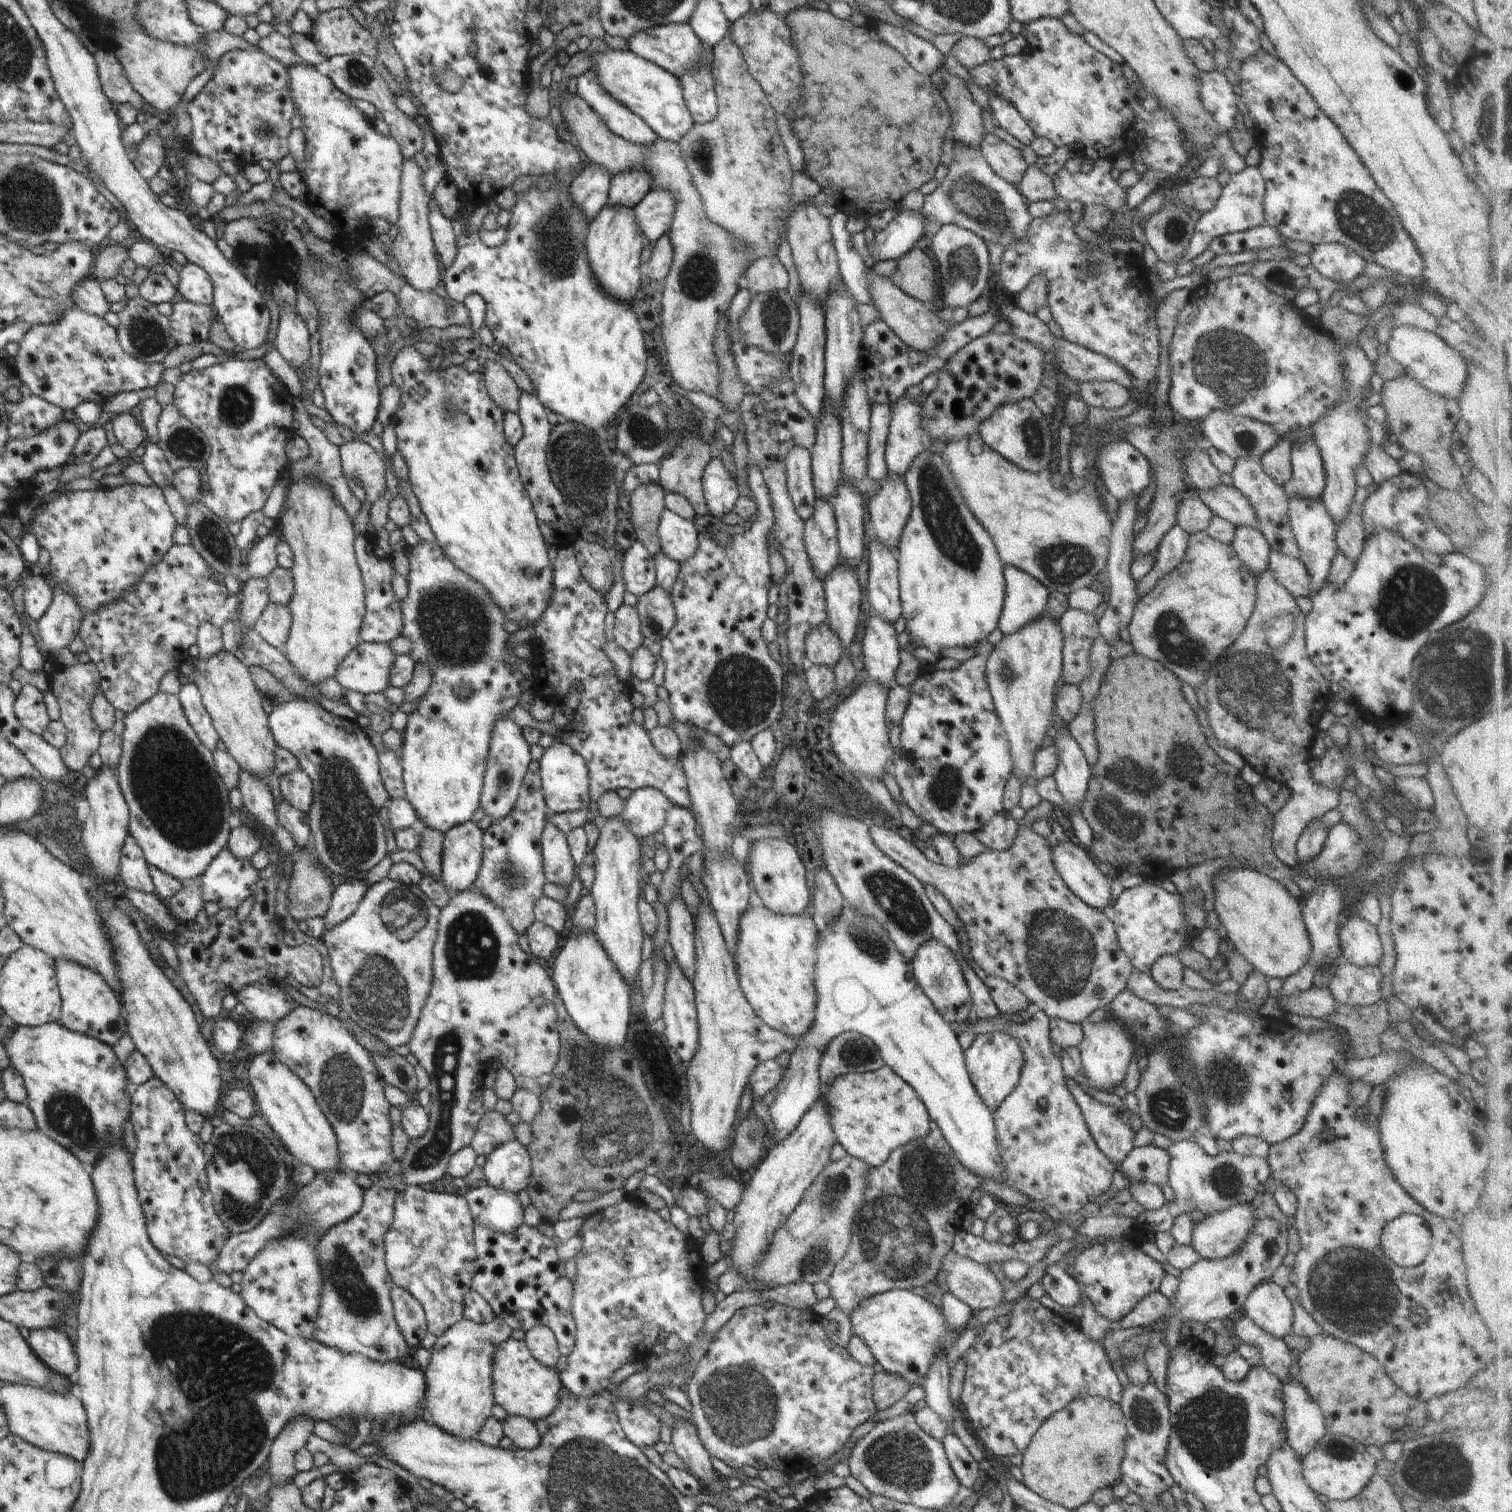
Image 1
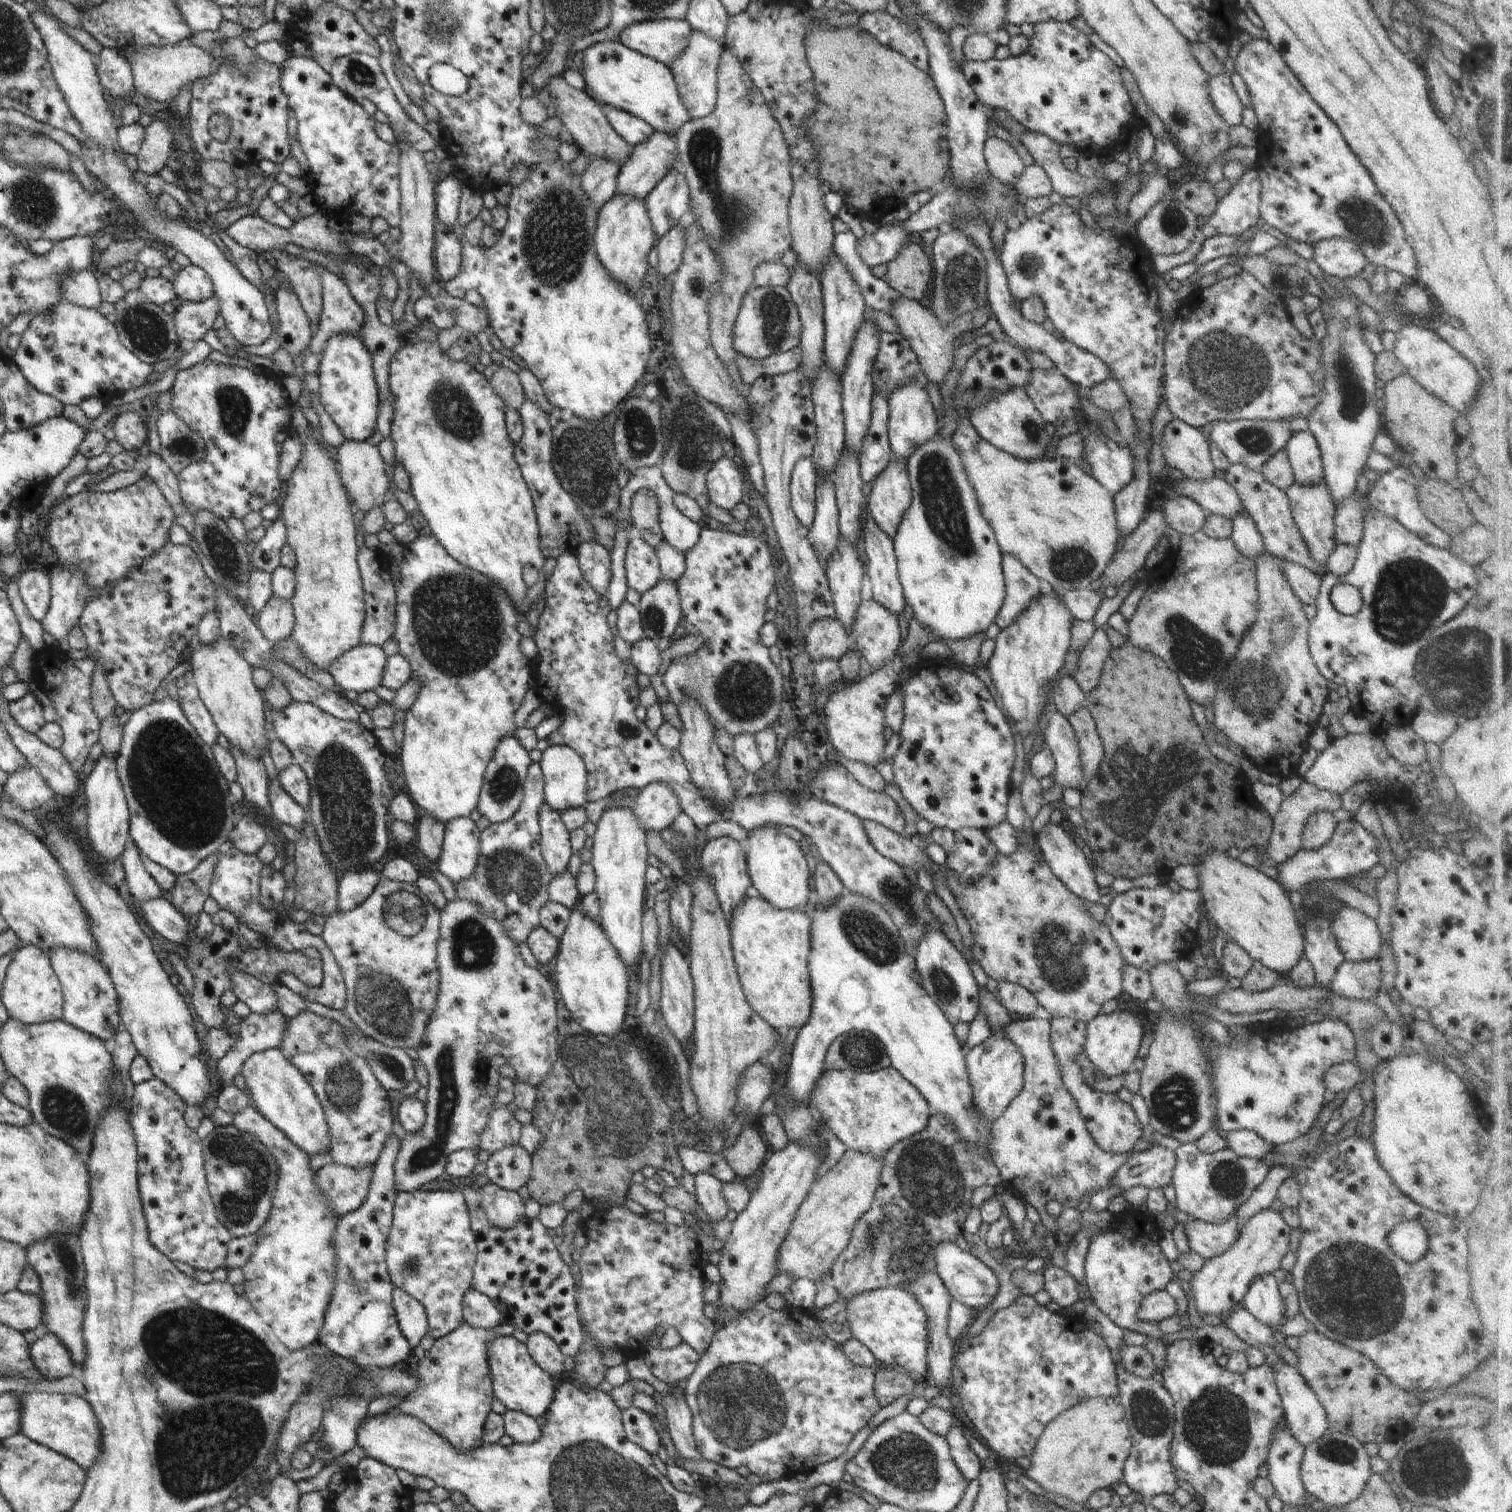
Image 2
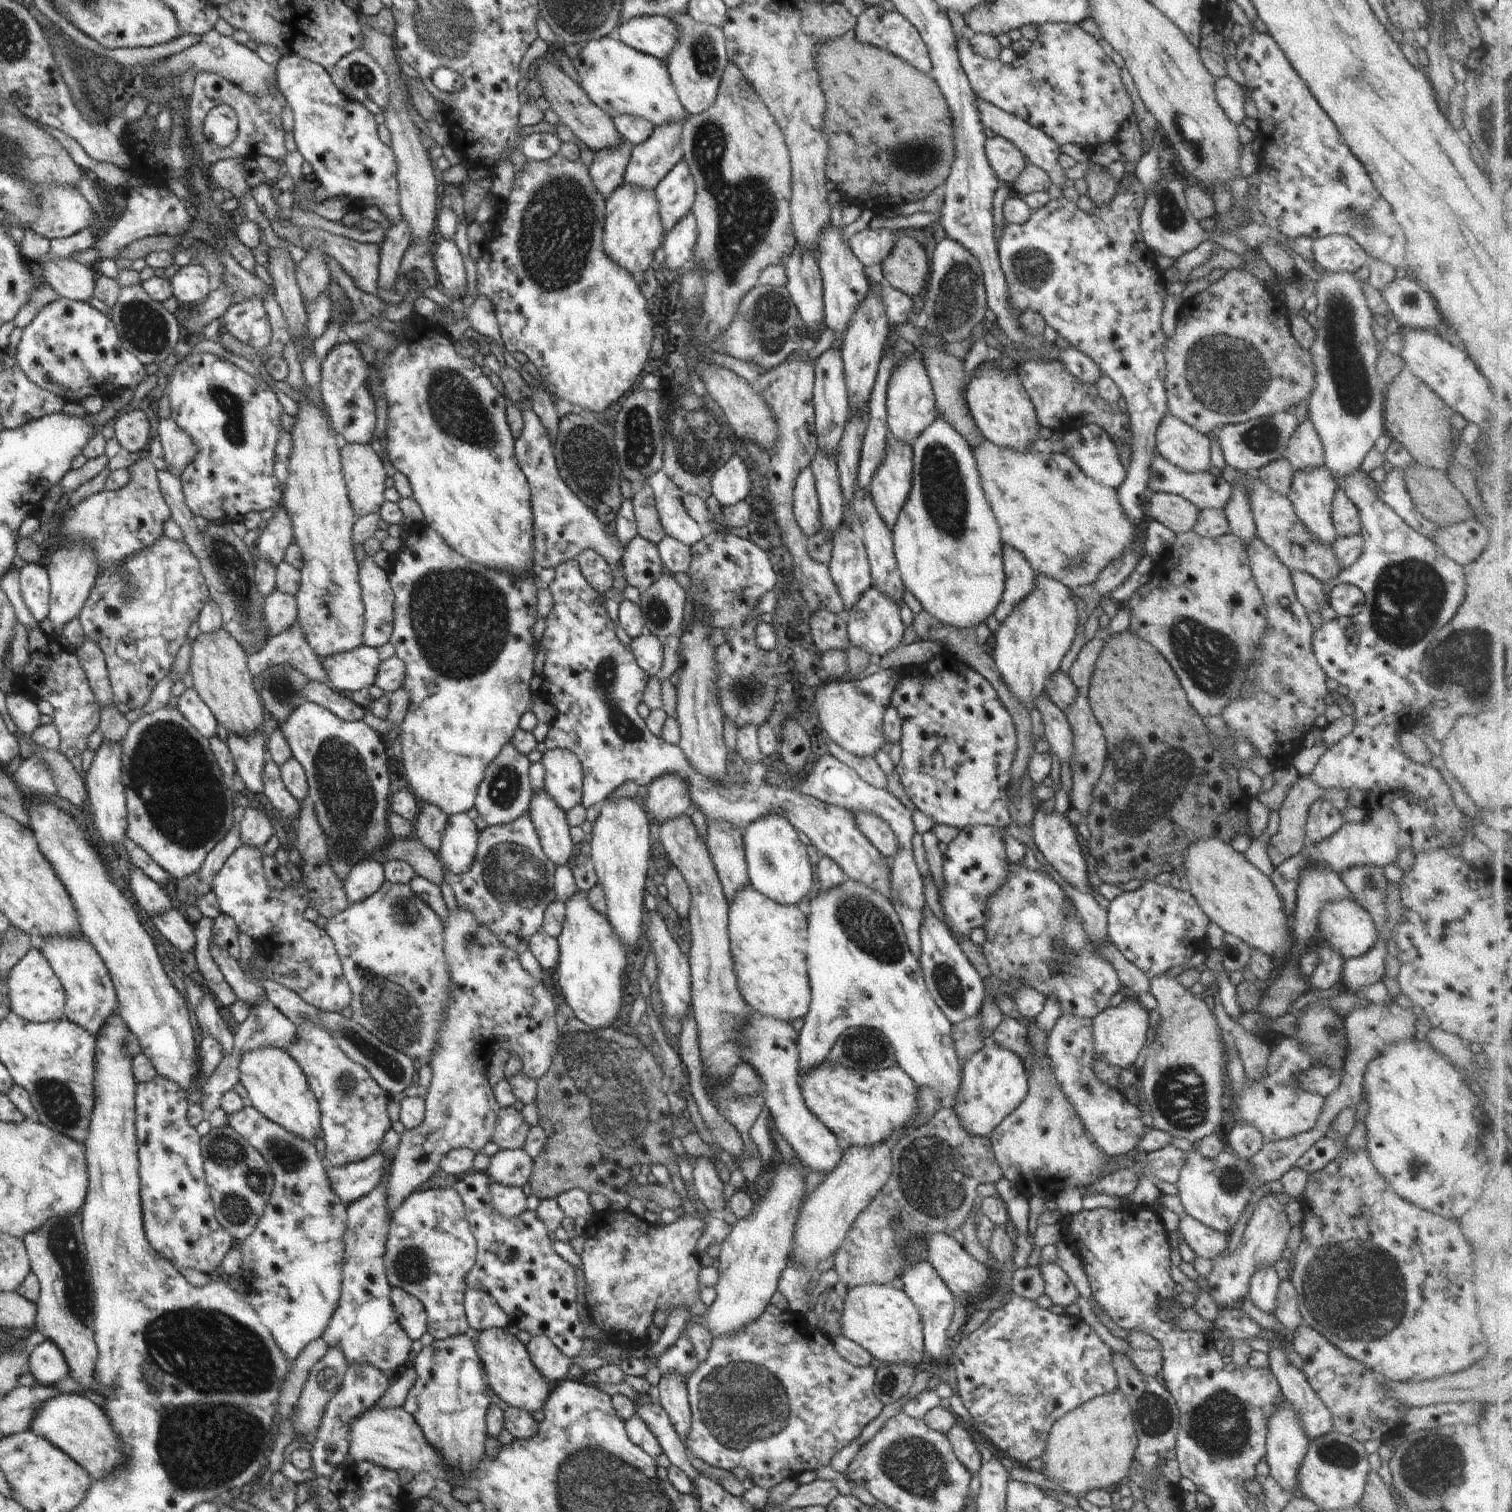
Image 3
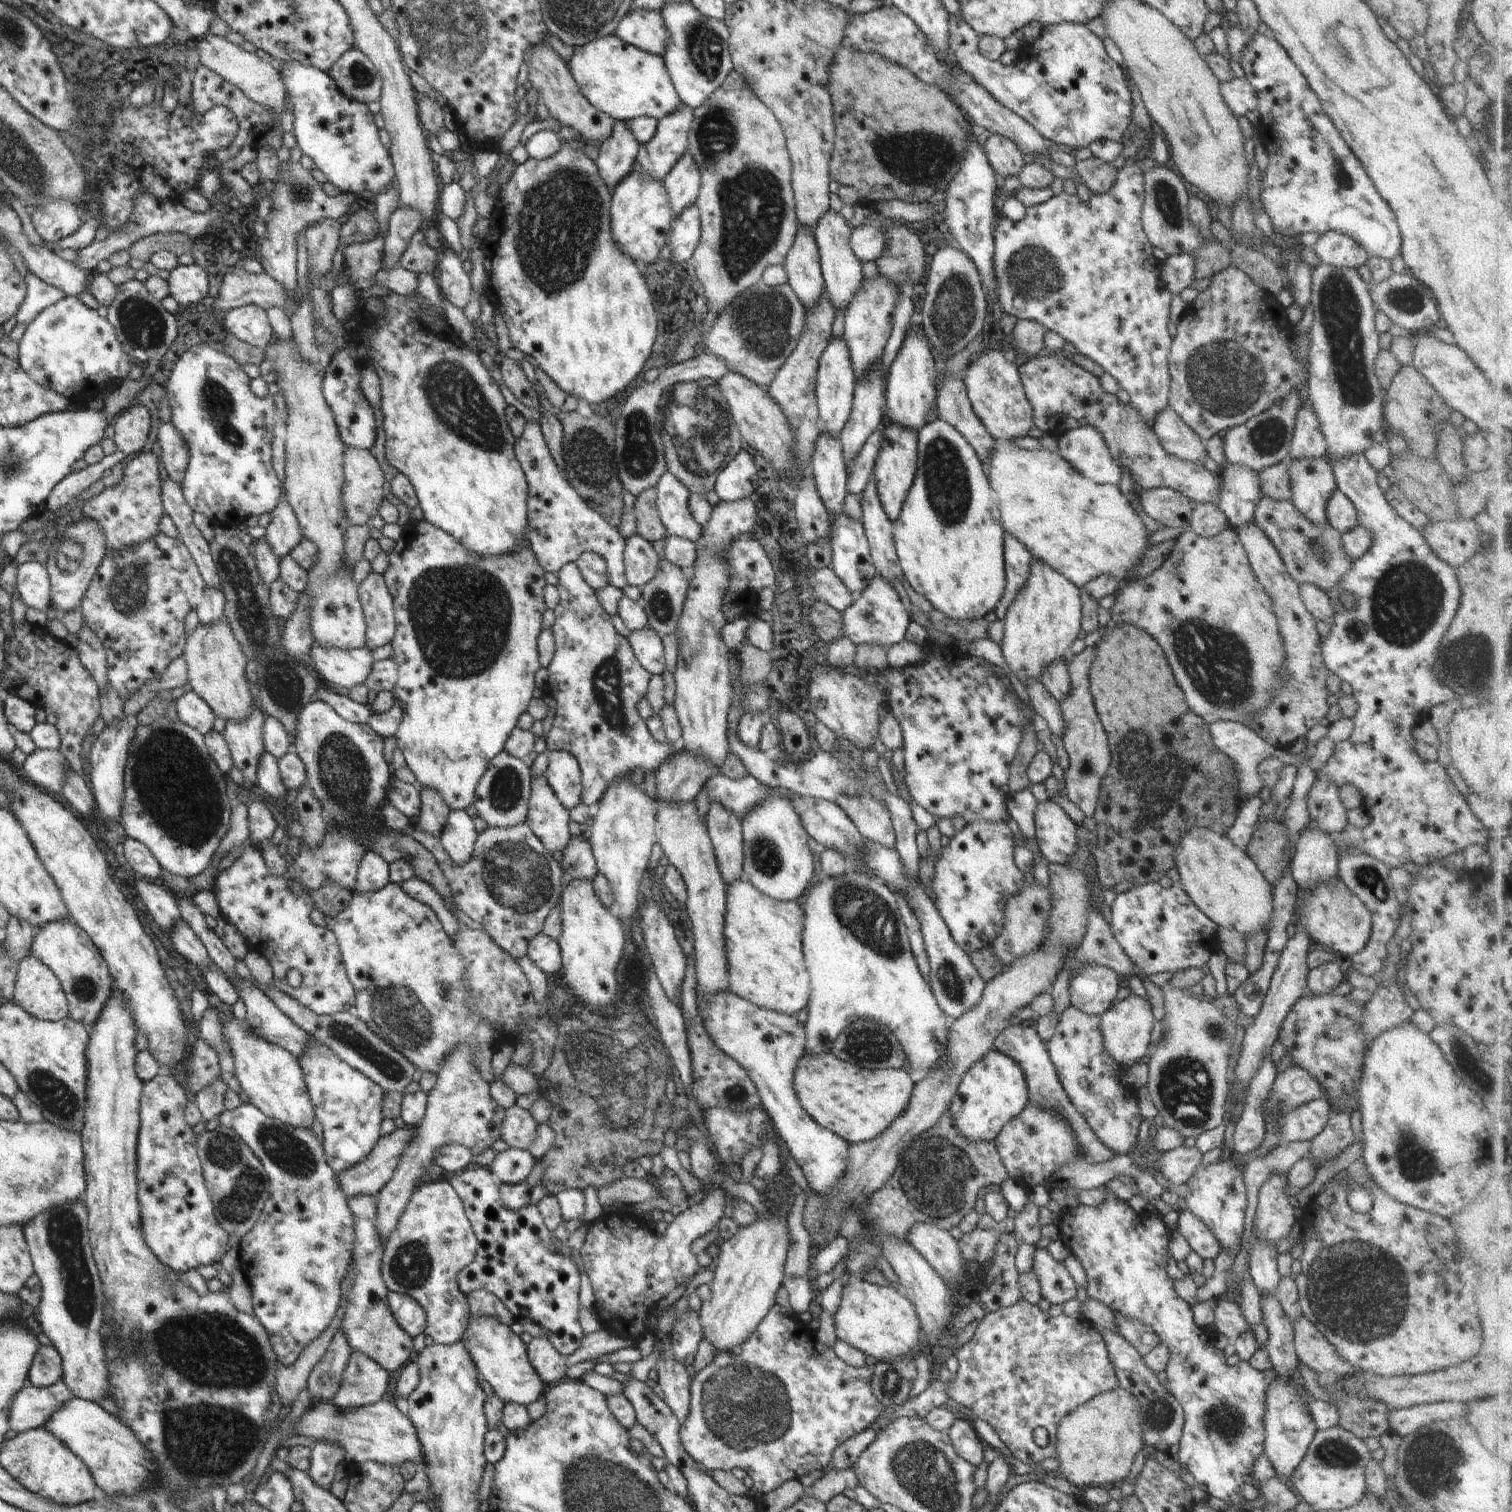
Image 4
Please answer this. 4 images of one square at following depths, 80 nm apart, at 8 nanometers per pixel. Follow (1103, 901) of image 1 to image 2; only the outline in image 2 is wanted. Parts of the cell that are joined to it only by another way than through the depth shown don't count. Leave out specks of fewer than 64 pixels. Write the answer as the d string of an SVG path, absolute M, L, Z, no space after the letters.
M1052 821L1046 823L1042 830L1036 834L1036 842L1043 860L1048 863L1050 870L1060 879L1062 884L1066 885L1070 892L1090 902L1096 903L1100 900L1105 890L1096 883L1094 870L1088 864L1088 859L1082 853L1083 850L1074 843L1074 839L1064 831L1061 824L1053 823Z

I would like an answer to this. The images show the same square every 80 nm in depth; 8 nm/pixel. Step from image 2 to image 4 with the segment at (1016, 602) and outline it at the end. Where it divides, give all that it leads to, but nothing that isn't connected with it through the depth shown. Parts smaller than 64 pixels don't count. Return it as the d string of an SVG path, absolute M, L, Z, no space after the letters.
M1005 532L1003 542L1005 560L1006 586L1003 597L994 612L997 618L1003 620L1010 603L1016 598L1016 593L1024 586L1030 572L1032 553L1009 532Z

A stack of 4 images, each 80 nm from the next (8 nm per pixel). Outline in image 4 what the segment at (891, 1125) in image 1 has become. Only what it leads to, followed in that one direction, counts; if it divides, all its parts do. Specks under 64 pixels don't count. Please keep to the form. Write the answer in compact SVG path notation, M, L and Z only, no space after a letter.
M832 1051L822 1054L804 1053L797 1062L793 1087L803 1109L821 1126L843 1138L849 1145L871 1141L880 1136L892 1121L908 1106L911 1090L916 1082L904 1068L871 1071L854 1063L840 1060Z

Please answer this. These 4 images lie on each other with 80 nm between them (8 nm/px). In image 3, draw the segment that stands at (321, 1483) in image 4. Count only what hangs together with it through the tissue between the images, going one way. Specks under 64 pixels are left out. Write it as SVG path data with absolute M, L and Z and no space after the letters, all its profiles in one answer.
M353 1362L347 1368L341 1389L326 1405L321 1423L317 1428L316 1440L309 1446L313 1464L311 1469L315 1479L321 1482L329 1480L337 1466L344 1462L346 1456L349 1456L348 1423L360 1413L376 1405L389 1385L389 1374L371 1364Z

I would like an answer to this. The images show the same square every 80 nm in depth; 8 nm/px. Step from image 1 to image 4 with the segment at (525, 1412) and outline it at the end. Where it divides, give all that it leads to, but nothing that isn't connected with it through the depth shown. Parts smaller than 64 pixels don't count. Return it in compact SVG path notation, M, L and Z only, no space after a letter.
M469 1312L469 1319L460 1342L467 1349L472 1362L476 1365L478 1372L482 1374L482 1378L492 1386L494 1393L504 1403L518 1403L526 1407L544 1395L545 1382L542 1382L530 1364L527 1345L511 1327L491 1316L473 1317Z

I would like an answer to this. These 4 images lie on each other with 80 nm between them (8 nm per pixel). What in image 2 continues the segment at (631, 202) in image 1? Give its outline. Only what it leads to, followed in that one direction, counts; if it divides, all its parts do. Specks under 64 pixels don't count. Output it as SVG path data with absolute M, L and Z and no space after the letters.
M653 131L646 142L633 147L617 176L617 192L634 198L646 195L668 174L677 159L677 138L670 133Z

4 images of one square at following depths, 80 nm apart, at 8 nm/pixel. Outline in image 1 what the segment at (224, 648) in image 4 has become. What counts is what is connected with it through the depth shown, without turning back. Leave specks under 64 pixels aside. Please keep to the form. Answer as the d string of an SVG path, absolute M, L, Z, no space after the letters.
M222 649L212 656L194 659L191 678L200 691L204 706L211 716L213 727L216 729L219 739L227 746L227 751L239 762L241 769L264 779L267 784L266 774L275 769L274 749L277 744L270 732L267 714L262 709L263 695L254 686L249 668L231 652Z

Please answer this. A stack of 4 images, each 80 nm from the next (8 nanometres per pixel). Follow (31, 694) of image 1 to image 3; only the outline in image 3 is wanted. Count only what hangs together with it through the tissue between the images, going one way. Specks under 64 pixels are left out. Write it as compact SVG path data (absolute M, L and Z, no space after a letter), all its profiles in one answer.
M6 694L6 706L14 724L28 737L40 725L41 713L35 701L32 701L26 694Z

